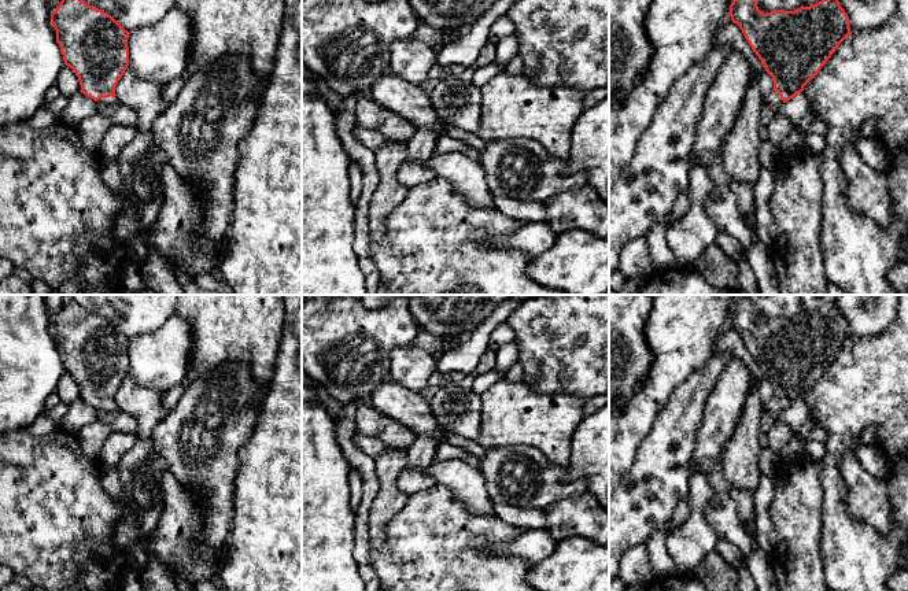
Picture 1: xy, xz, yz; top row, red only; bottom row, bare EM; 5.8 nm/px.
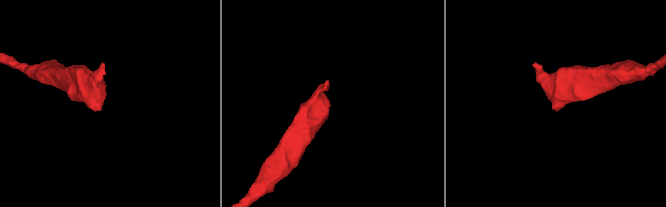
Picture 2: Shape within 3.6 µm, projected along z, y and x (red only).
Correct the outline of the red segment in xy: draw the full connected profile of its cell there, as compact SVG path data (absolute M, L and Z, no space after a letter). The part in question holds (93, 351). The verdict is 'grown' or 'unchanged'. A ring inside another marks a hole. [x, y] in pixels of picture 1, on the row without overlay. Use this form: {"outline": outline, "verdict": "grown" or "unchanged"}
{"outline": "M63 302L51 330L64 372L78 384L80 399L99 411L118 413L115 394L129 373L130 340L75 302Z", "verdict": "grown"}

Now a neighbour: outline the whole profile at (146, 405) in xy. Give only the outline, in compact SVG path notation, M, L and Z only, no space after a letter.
M128 374L115 394L115 402L139 422L139 439L152 440L156 425L167 415L163 406L166 392L137 385Z

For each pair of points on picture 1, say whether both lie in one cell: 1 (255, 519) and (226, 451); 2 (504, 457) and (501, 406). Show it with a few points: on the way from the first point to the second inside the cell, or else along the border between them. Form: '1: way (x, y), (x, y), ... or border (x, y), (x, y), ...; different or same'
1: border (244, 443), (239, 455), (233, 506); different
2: border (536, 447), (498, 446), (487, 451); different

